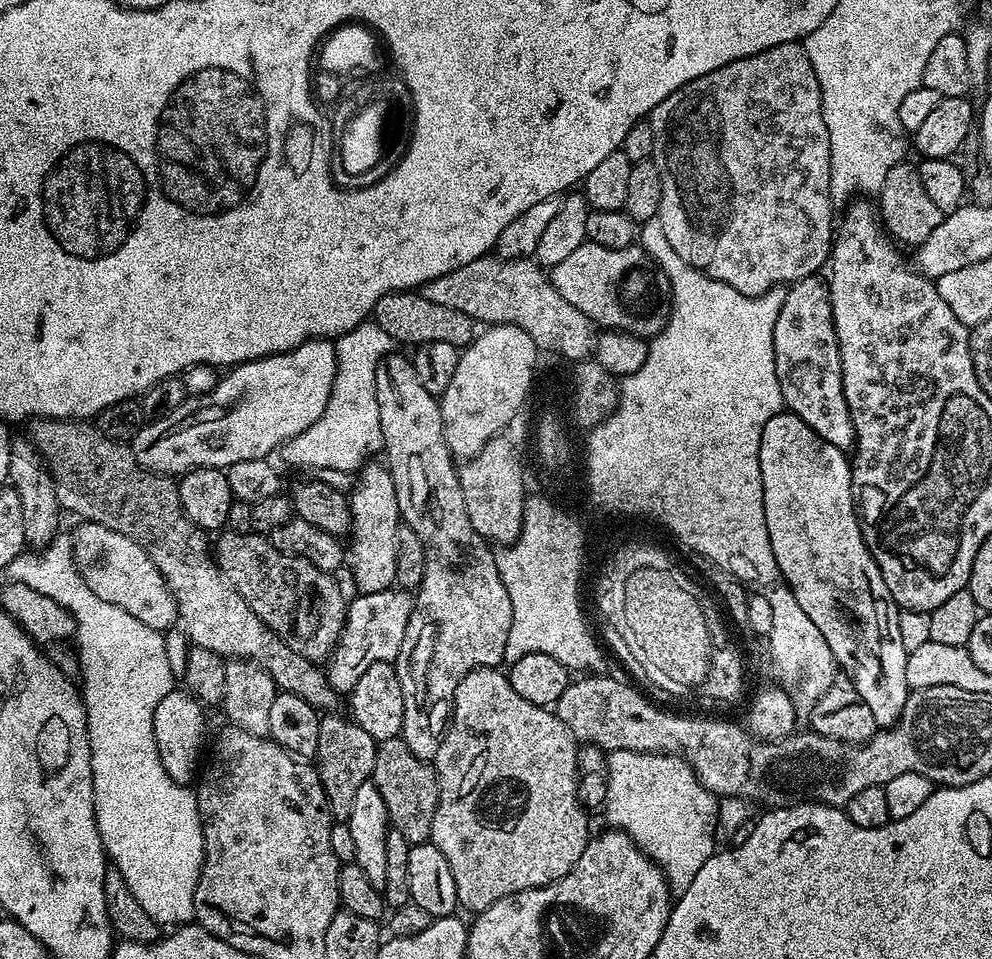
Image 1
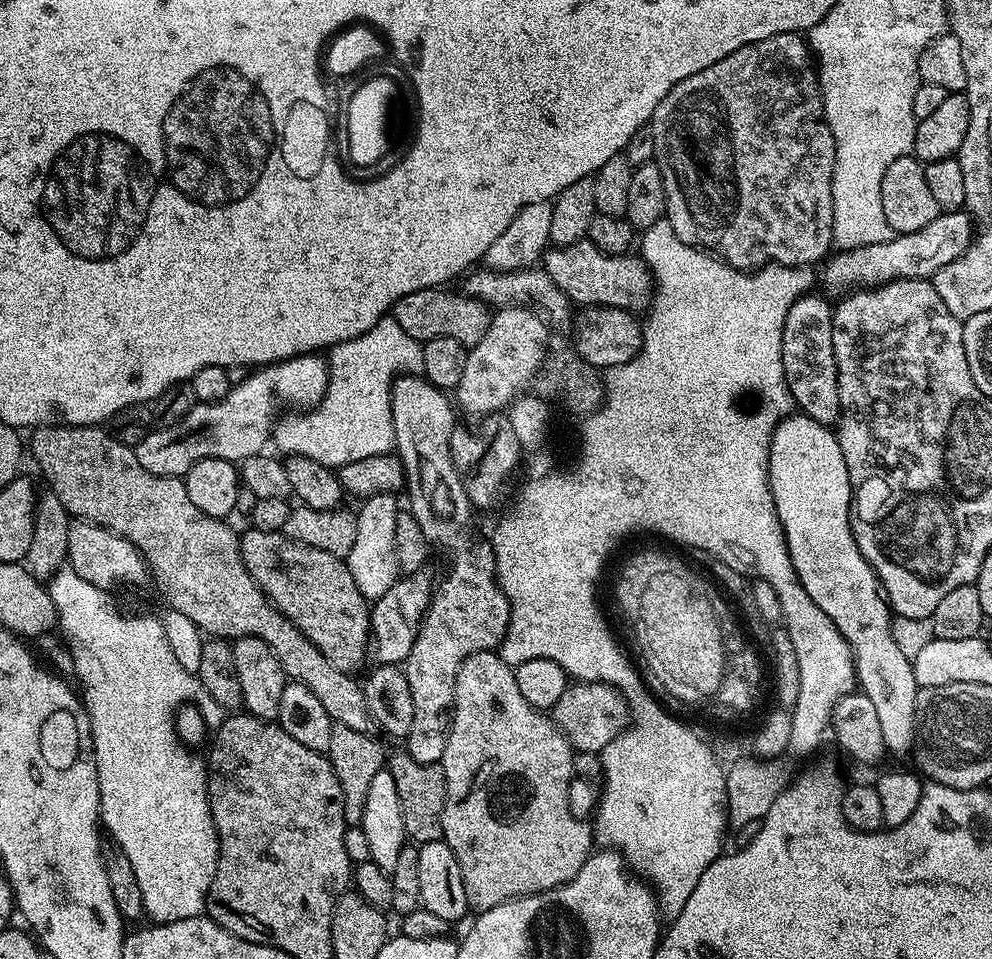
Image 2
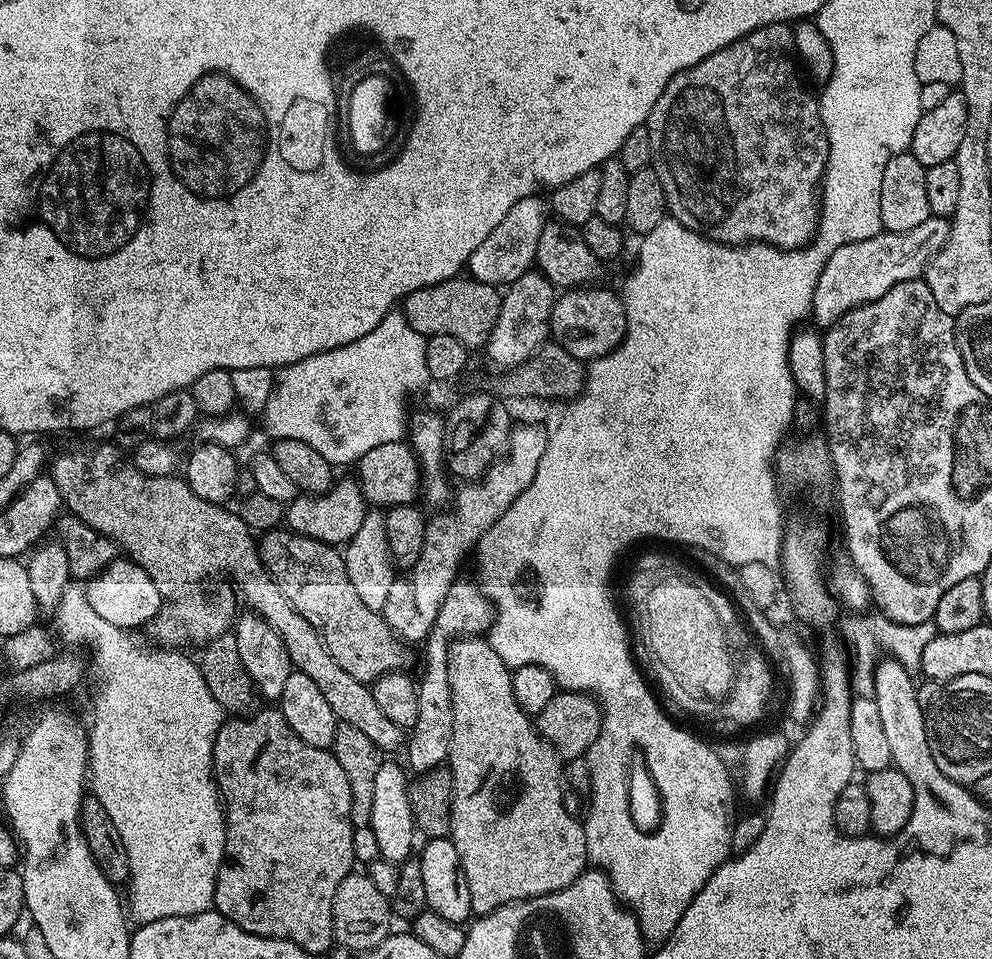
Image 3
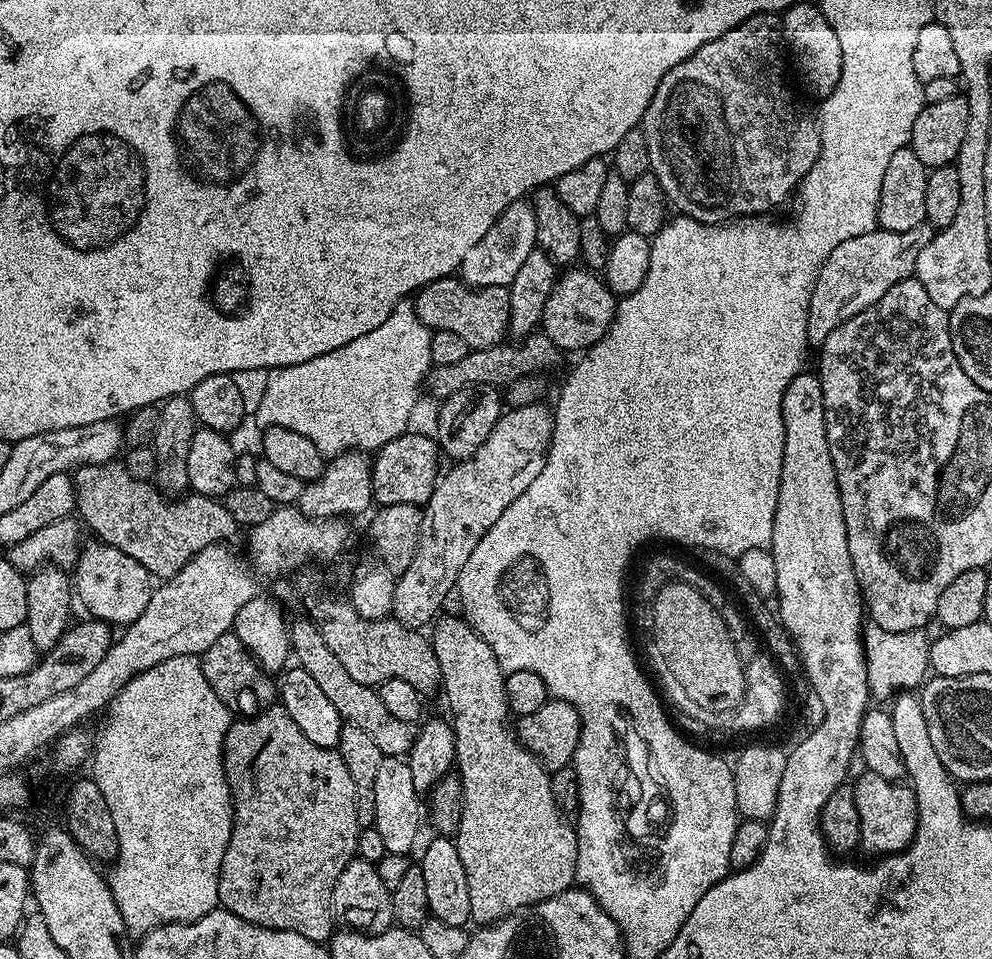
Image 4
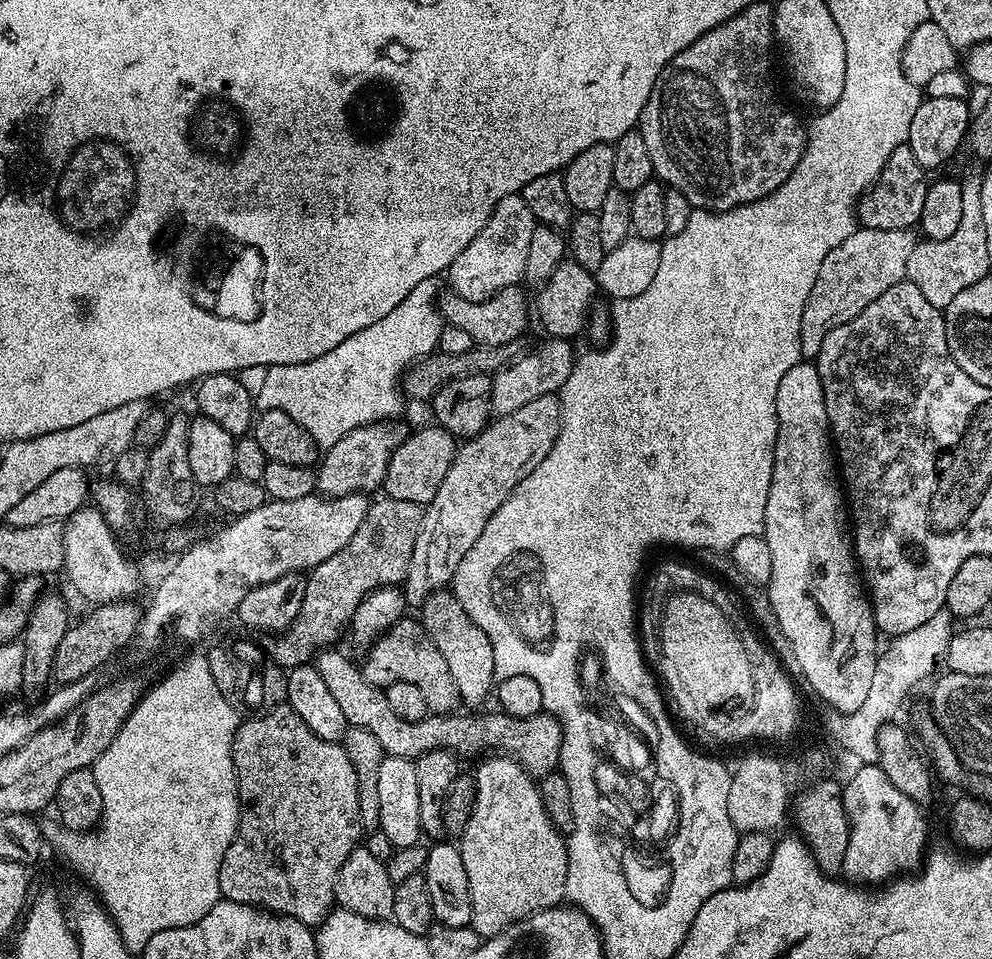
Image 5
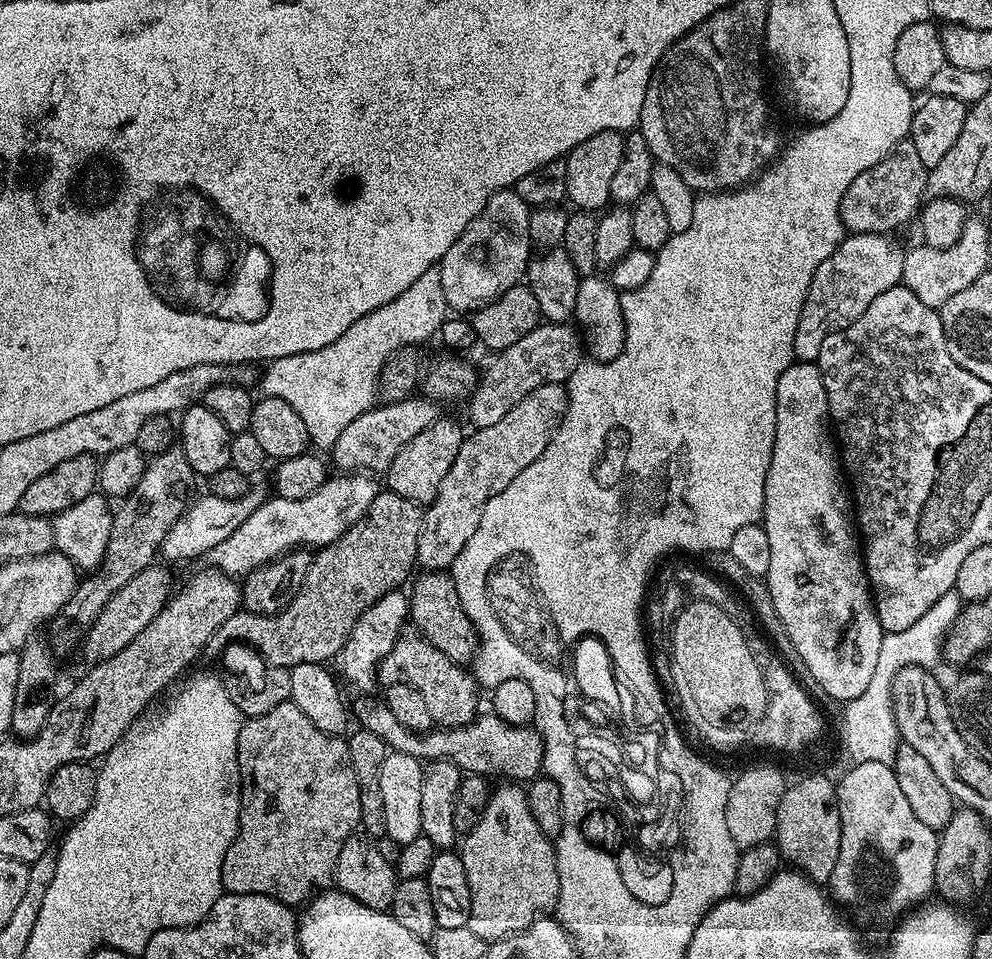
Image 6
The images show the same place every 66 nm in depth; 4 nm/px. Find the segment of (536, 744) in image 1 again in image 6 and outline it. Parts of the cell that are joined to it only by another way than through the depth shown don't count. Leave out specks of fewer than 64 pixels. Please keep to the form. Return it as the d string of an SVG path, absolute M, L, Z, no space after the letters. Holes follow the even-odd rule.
M421 571L411 581L412 592L408 596L408 610L411 623L421 636L426 637L446 658L456 664L467 665L468 659L478 652L478 637L476 628L470 622L466 610L462 610L462 598L458 598L458 590L454 586L451 575L447 571ZM417 579L417 580L416 580ZM416 580L416 581L415 581ZM516 782L501 784L504 784L501 788L493 787L478 826L467 832L459 849L466 866L466 882L470 882L470 918L467 928L474 930L474 934L486 942L504 940L507 936L526 930L535 920L545 919L555 913L560 889L555 843L542 834L542 830L538 830L538 822L534 822L534 814L530 814L527 791Z

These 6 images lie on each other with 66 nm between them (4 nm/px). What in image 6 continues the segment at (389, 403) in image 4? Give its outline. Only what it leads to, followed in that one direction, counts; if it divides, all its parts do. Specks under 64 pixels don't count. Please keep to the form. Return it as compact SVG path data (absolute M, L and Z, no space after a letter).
M434 266L414 282L407 290L402 290L398 298L392 302L386 302L381 308L376 308L370 314L358 318L342 338L334 338L330 346L322 346L322 350L310 350L302 354L294 354L286 358L278 358L267 365L268 368L262 372L262 384L264 380L263 395L282 398L298 413L298 418L306 422L308 439L311 447L324 448L331 450L334 442L338 442L338 434L358 418L358 414L366 414L366 410L377 407L378 389L380 387L380 371L384 369L385 364L395 357L401 350L411 349L412 344L420 344L423 340L428 340L439 333L442 322L447 320L450 315L450 309L446 302L444 293L444 280L440 277L439 267Z

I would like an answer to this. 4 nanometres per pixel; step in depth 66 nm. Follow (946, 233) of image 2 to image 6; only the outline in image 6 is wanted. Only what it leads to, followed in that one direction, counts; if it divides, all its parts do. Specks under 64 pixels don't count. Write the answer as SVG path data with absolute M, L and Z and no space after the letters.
M888 234L845 235L834 254L814 270L806 302L798 318L798 330L794 330L794 357L797 361L816 361L818 350L822 350L822 342L826 342L829 334L850 326L858 314L866 314L866 306L870 306L878 294L886 294L886 290L901 283L905 249L899 248L892 239Z

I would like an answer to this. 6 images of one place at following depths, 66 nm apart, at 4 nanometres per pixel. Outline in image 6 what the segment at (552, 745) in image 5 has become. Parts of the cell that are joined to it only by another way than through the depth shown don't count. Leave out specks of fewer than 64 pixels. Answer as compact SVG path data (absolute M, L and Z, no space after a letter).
M376 698L357 699L360 701L354 704L355 717L357 714L360 718L359 727L378 734L378 738L382 738L382 742L386 742L388 749L393 752L410 754L422 762L449 760L460 768L461 773L489 778L504 776L500 778L507 778L512 782L531 782L541 775L544 766L544 740L535 727L510 726L510 722L502 722L502 718L494 714L480 714L475 720L457 728L436 726L425 733L415 732L402 726L402 722L398 722L398 718L390 714L383 702L372 699Z

